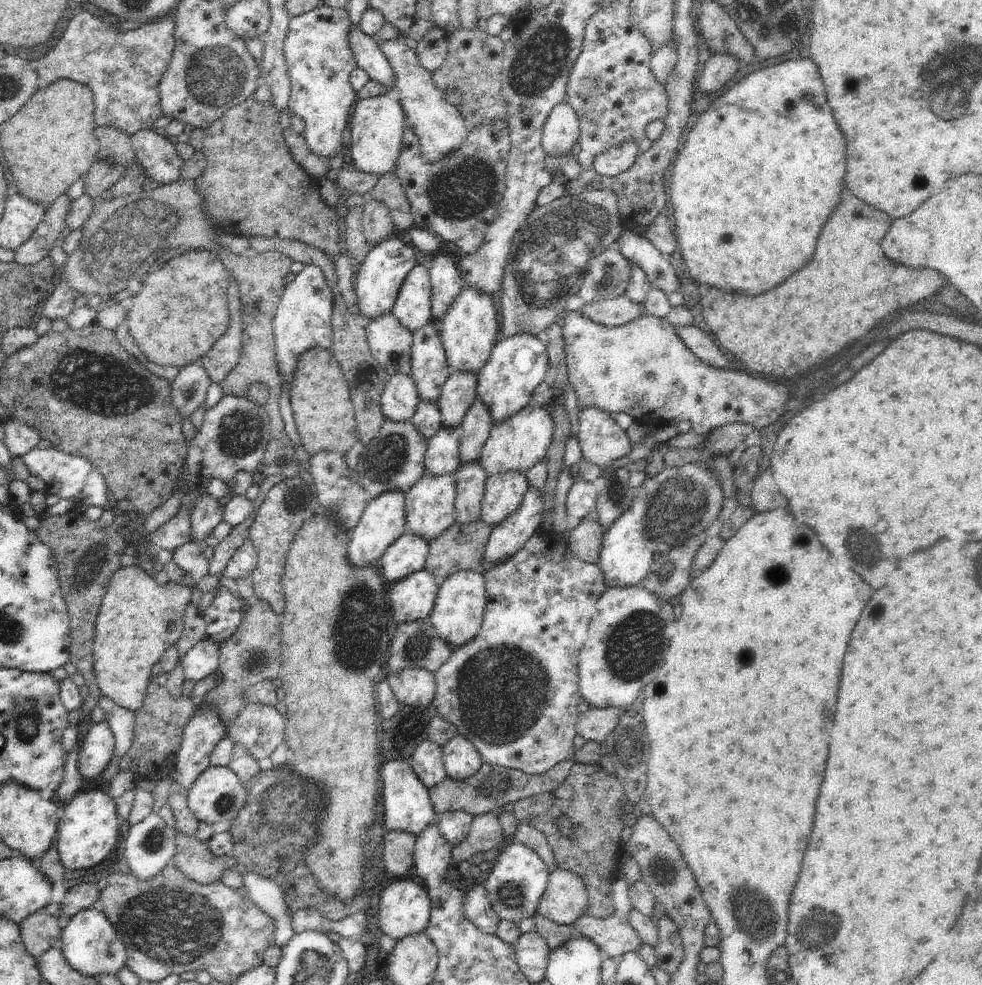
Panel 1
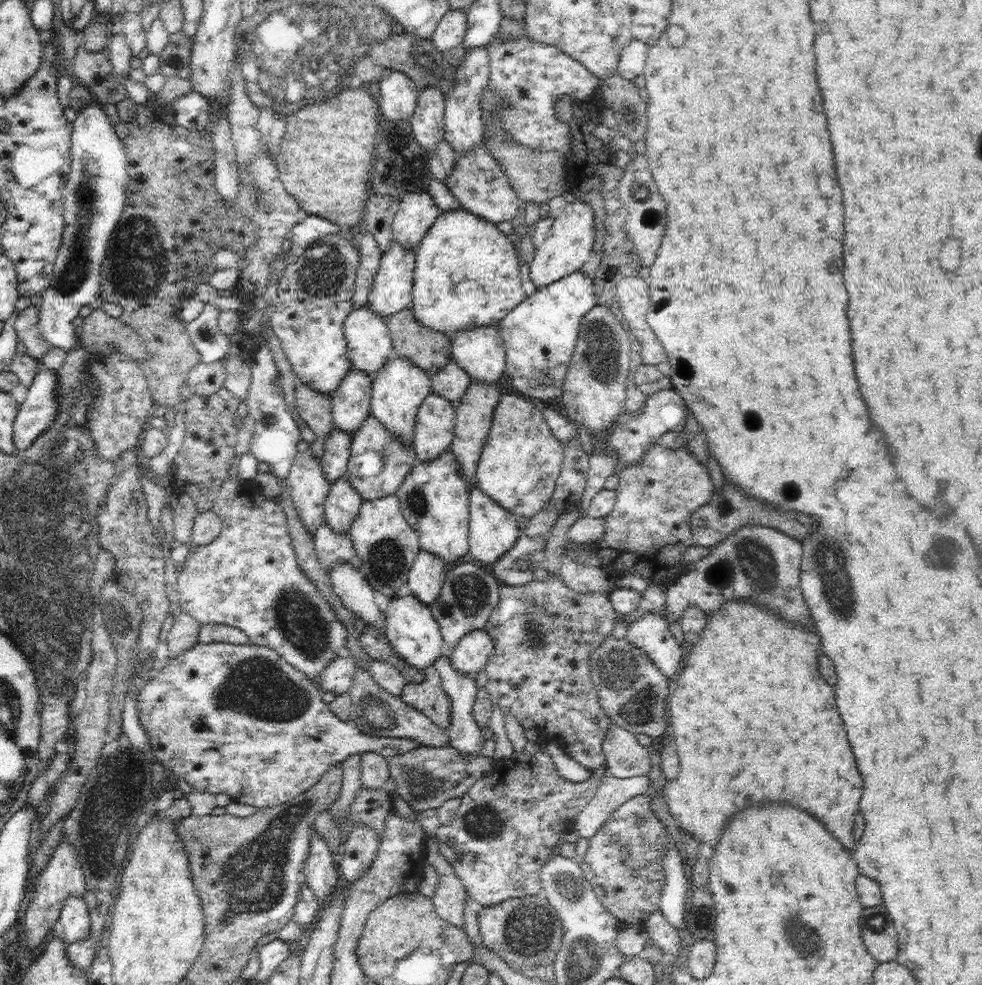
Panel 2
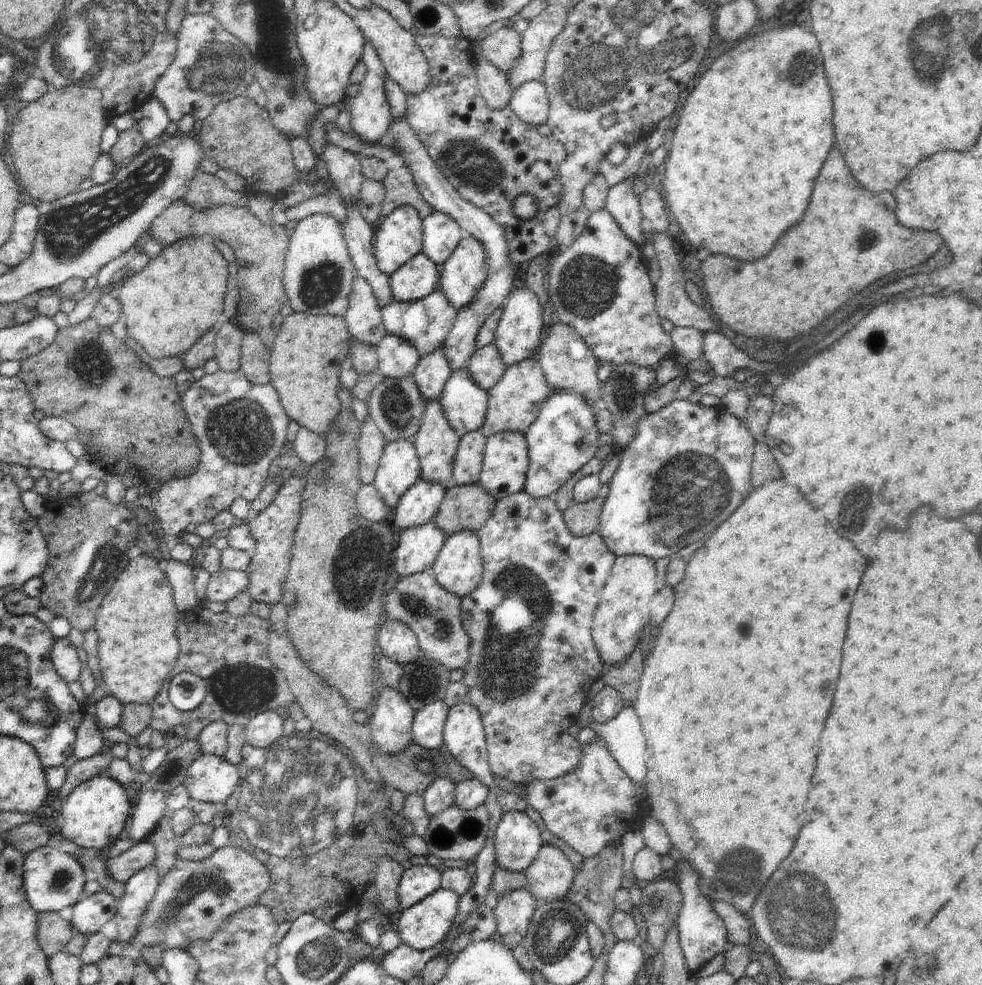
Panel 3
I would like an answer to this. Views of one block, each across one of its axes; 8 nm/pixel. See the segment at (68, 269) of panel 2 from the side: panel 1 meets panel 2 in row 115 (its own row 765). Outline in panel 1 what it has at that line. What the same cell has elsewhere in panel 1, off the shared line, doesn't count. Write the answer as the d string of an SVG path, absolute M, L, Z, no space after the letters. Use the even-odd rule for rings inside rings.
M104 720L93 724L84 740L81 742L77 770L82 778L94 780L111 762L115 750L115 737Z

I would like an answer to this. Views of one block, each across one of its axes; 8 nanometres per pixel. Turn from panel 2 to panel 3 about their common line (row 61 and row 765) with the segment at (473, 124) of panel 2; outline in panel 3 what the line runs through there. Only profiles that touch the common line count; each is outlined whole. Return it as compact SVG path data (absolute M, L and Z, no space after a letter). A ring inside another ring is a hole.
M466 701L449 708L449 713L443 728L442 749L449 752L452 758L458 761L462 766L468 768L474 777L478 778L478 780L488 788L488 796L486 800L484 800L484 804L486 804L488 814L490 814L490 822L495 823L502 820L503 812L500 809L498 800L496 800L496 795L500 790L496 787L493 772L489 765L482 715L478 712L476 706L472 706L472 704Z

